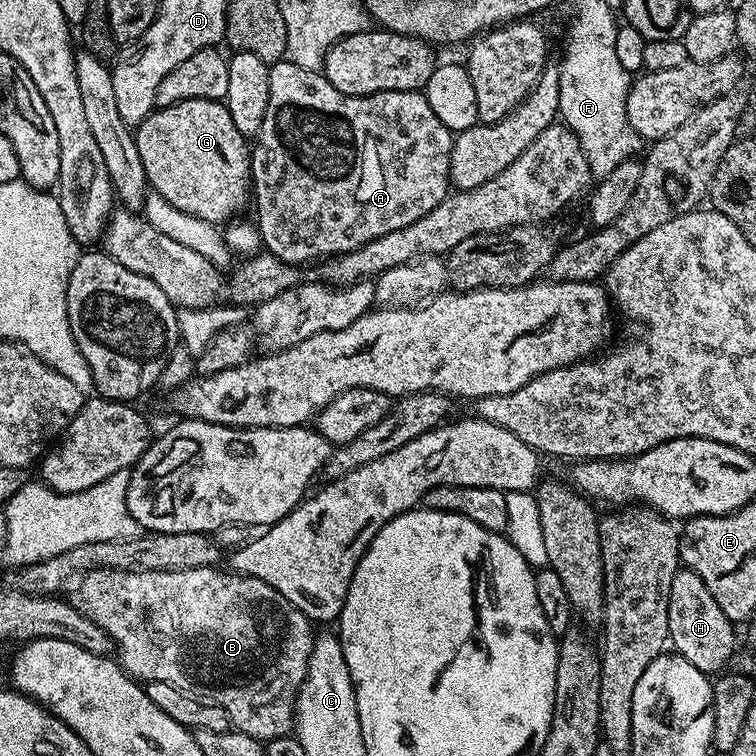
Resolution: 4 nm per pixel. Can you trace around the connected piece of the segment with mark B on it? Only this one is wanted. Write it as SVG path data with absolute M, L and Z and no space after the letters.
M216 566L170 570L169 572L163 572L162 570L154 570L153 572L119 572L109 568L100 568L83 580L75 593L74 600L86 618L97 623L113 639L115 651L118 653L118 663L133 680L137 682L150 680L154 682L170 682L170 686L178 686L178 690L187 692L189 696L197 700L216 704L222 710L226 710L228 723L235 731L250 734L250 738L261 742L277 740L289 735L294 728L296 693L308 674L308 659L312 653L314 643L313 625L308 617L304 616L289 600L282 598L282 594L278 594L278 590L274 590L274 586L270 586L258 578L240 576L231 570L219 572L220 570Z

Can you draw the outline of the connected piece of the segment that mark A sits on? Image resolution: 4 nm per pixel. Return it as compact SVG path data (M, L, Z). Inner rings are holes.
M288 59L277 60L275 64L269 67L270 74L270 98L266 102L266 114L262 118L262 126L258 133L258 141L260 144L253 143L250 148L250 159L252 162L252 186L251 195L254 197L254 208L256 204L256 216L254 223L260 231L260 237L263 240L263 247L267 249L271 255L276 256L282 262L293 266L301 266L307 260L316 260L319 256L323 258L331 258L340 256L344 252L353 252L354 249L362 247L366 242L370 242L374 238L382 238L382 234L390 234L390 230L402 230L402 226L410 226L410 222L418 222L418 218L422 218L426 214L430 214L430 210L434 210L434 206L438 206L447 196L450 195L450 158L452 157L452 142L454 133L446 126L442 126L442 121L438 119L438 114L434 114L434 110L430 110L430 102L425 98L423 91L415 92L375 92L369 96L351 96L350 94L342 94L342 90L338 90L334 86L330 86L330 82L324 76L323 71L315 72L314 70L306 70L302 66L294 66L294 62Z

